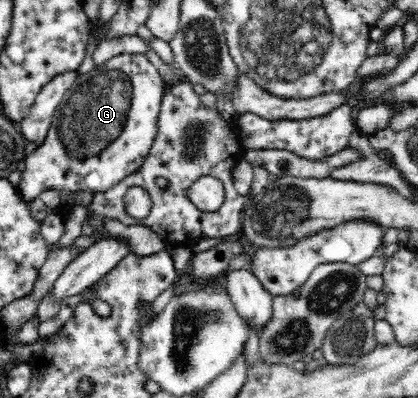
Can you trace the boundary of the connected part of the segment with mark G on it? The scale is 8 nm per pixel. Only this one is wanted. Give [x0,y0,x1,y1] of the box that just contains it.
[16,54,163,203]

